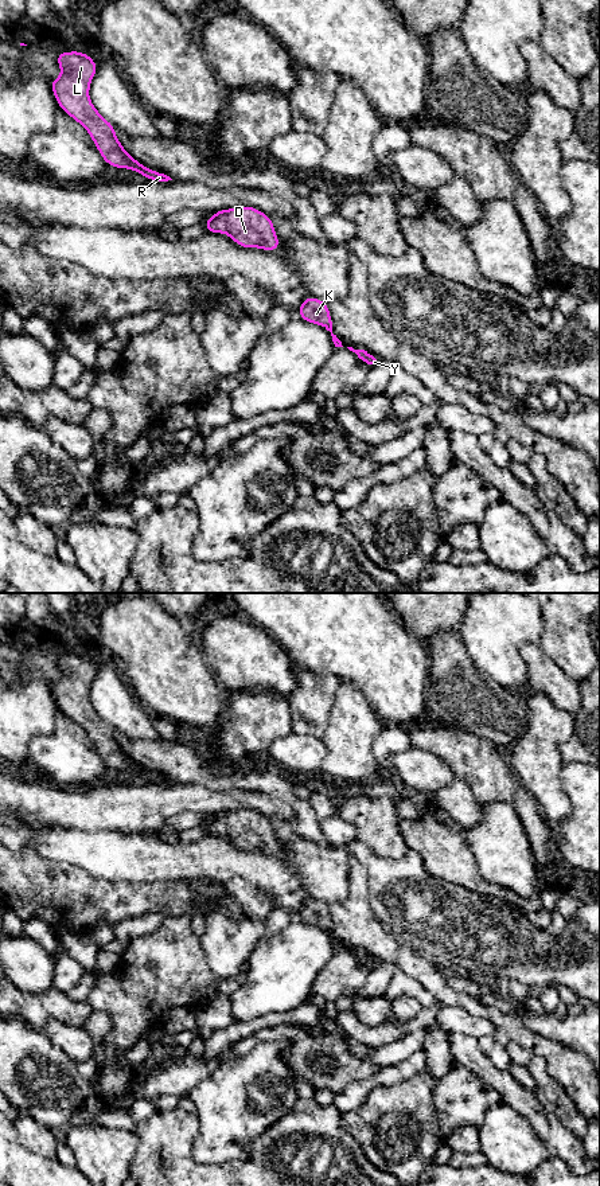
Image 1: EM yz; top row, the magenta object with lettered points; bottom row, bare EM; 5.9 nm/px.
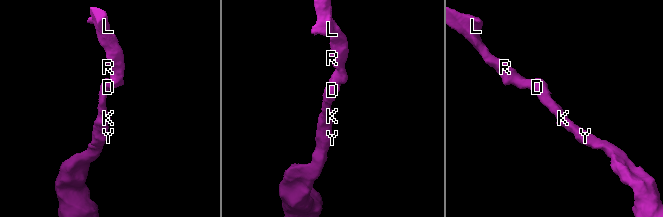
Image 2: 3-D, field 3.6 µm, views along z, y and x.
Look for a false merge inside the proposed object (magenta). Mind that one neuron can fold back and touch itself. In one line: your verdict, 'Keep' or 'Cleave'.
Keep

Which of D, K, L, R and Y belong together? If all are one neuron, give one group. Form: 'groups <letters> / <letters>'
groups D K L R Y

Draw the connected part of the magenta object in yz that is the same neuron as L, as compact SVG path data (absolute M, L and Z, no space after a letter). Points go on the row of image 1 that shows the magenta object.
M79 51L59 52L57 63L63 73L51 81L51 90L57 102L65 113L89 132L105 163L120 169L130 168L136 173L141 173L145 180L172 180L129 156L117 140L114 126L90 102L89 87L98 69L97 63L87 54Z

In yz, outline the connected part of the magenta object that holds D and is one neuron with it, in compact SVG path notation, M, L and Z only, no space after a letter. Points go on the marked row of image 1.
M250 206L217 210L215 215L203 225L209 233L226 233L245 249L257 246L264 251L281 249L270 216Z

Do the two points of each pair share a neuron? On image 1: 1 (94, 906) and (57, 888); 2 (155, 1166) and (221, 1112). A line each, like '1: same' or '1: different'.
1: same
2: different

